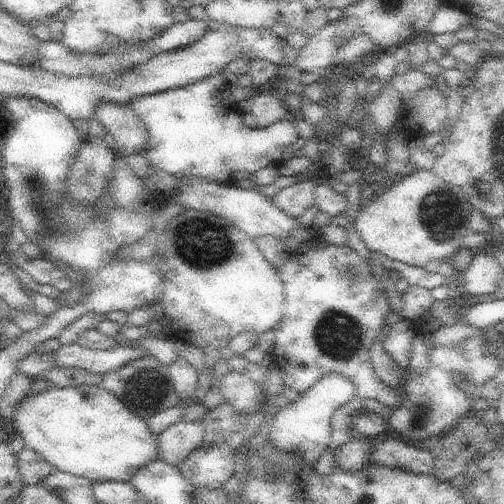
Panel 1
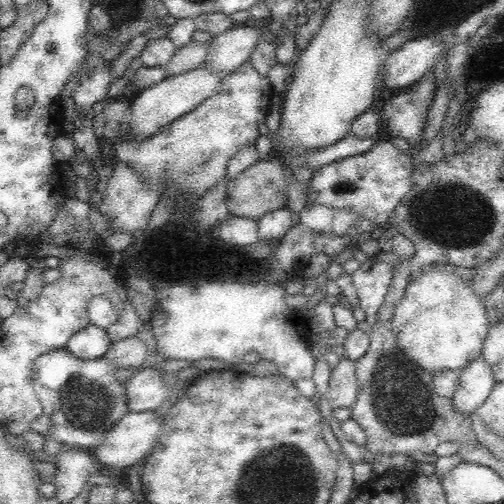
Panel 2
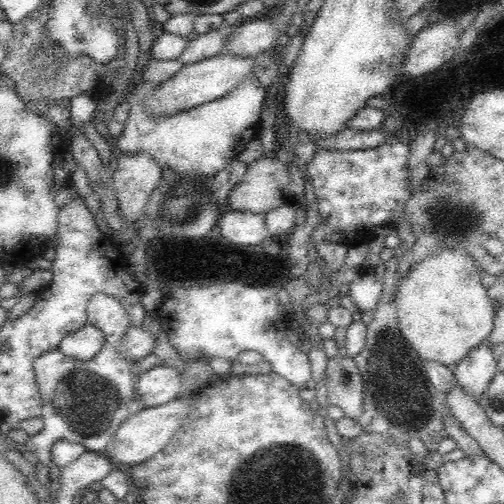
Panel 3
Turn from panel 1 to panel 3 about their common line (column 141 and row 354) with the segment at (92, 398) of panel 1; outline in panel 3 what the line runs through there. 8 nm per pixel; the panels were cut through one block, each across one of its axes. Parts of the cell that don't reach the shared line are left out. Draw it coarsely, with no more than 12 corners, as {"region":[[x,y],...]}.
{"region":[[452,248],[400,278],[398,326],[422,360],[454,368],[498,310]]}

